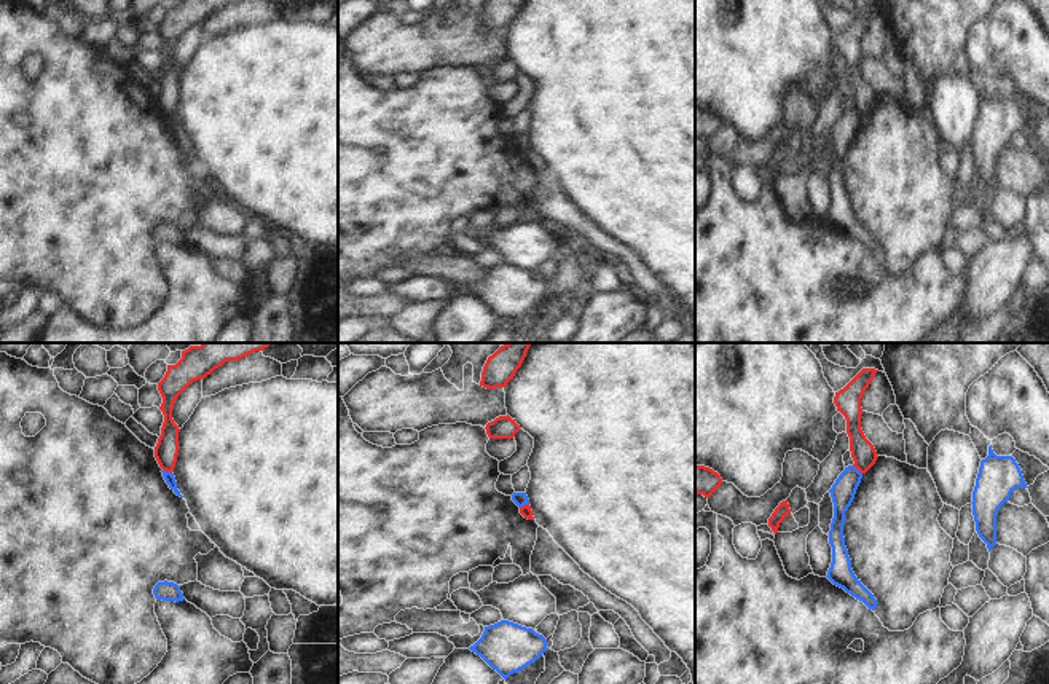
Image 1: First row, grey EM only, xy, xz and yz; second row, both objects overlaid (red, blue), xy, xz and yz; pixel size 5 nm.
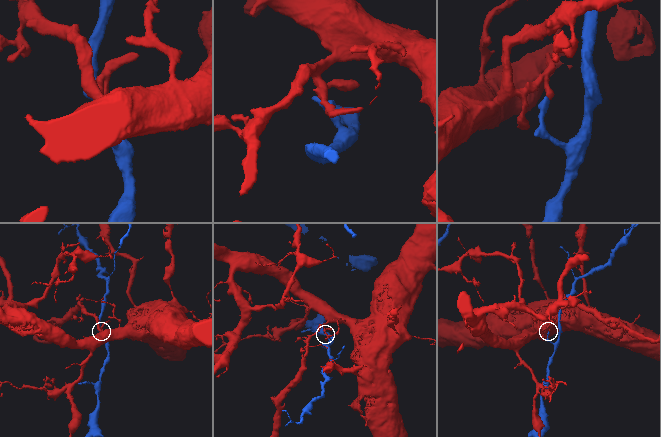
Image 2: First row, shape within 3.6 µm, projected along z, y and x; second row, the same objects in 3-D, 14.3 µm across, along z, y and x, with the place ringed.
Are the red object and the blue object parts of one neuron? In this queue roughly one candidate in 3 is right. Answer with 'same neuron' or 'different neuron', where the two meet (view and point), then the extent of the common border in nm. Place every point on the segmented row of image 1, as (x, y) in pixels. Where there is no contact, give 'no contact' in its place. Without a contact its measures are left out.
different neuron | xy (168, 471) | 50 nm

